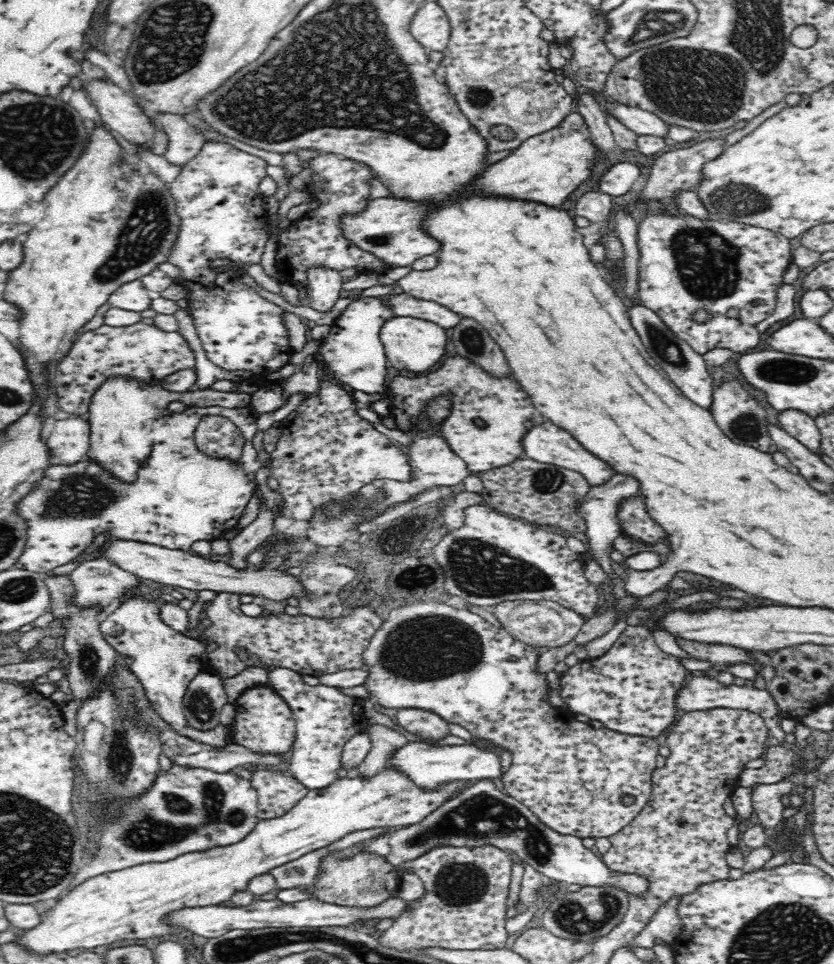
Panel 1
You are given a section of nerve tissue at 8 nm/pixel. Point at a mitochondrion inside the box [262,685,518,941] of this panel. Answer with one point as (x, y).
(461, 884)

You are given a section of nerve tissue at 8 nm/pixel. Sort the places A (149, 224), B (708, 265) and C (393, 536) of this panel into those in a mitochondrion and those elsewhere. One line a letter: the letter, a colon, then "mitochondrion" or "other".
A: mitochondrion
B: mitochondrion
C: mitochondrion

